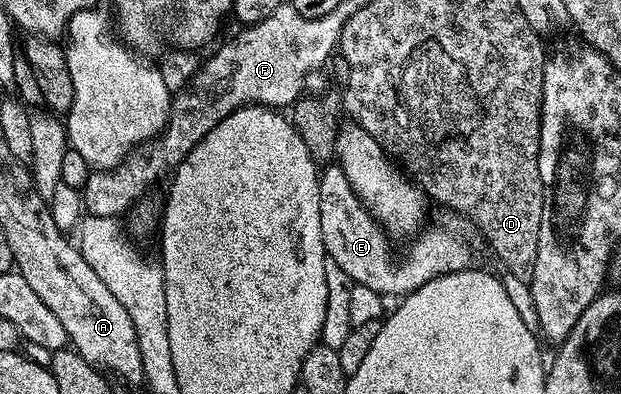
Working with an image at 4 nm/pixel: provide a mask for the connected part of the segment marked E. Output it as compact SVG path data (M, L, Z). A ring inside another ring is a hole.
M328 165L319 172L319 176L318 221L322 224L324 253L338 263L353 284L366 286L383 297L403 297L426 285L434 277L466 271L473 266L472 251L467 241L448 227L425 226L411 240L413 243L404 255L404 263L395 259L392 256L392 243L388 240L391 239L389 232L364 208L364 202L356 196L350 181L346 181L344 170L339 165Z

